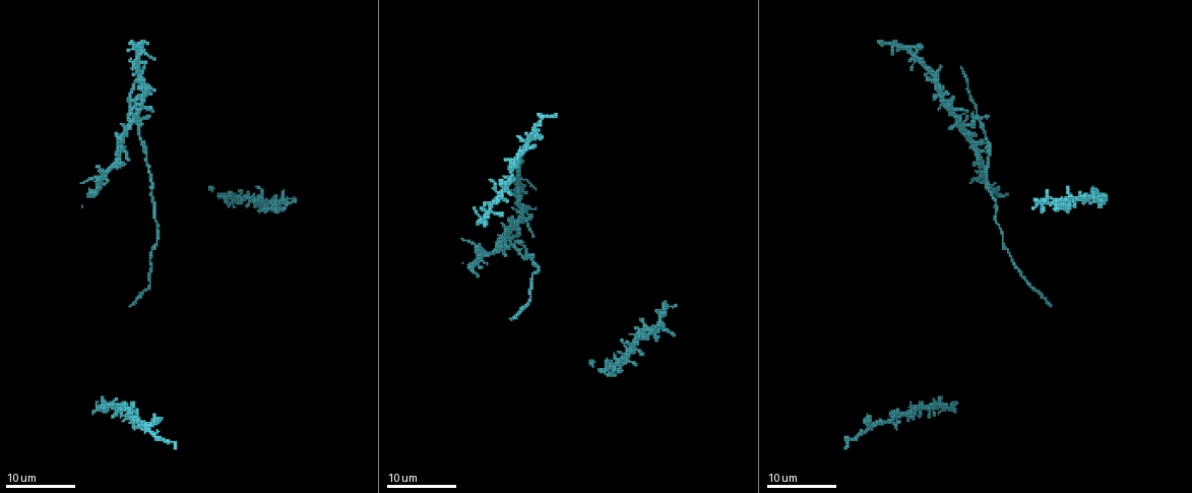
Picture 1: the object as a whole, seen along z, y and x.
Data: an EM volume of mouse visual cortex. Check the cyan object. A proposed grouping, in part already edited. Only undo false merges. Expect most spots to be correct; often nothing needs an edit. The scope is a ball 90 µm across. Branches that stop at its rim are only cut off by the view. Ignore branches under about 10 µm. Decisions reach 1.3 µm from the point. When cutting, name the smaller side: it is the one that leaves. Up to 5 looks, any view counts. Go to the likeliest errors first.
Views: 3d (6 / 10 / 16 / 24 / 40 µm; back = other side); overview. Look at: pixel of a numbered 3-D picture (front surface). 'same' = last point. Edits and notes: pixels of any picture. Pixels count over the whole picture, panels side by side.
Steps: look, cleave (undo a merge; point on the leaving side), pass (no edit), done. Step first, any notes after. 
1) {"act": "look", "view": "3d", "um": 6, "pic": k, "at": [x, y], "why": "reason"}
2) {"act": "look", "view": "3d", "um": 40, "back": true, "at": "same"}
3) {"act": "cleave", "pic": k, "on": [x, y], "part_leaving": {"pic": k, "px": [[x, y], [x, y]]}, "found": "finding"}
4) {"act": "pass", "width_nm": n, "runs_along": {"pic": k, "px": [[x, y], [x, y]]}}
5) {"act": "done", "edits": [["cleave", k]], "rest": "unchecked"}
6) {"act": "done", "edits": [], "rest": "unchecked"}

{"act": "look", "view": "3d", "um": 6, "pic": 1, "at": [958, 126], "why": "four arms meet"}

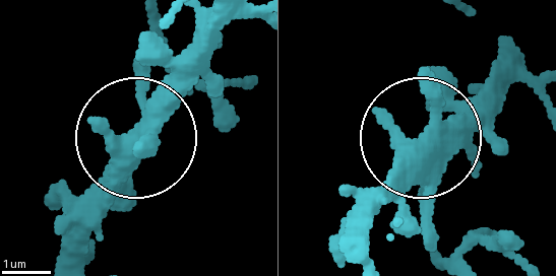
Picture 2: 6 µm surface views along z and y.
{"act": "pass", "side_arm_um": 16, "found": "all the same cell"}

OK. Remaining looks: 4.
{"act": "look", "view": "3d", "um": 6, "pic": 1, "at": [529, 134], "why": "thick turns thin"}

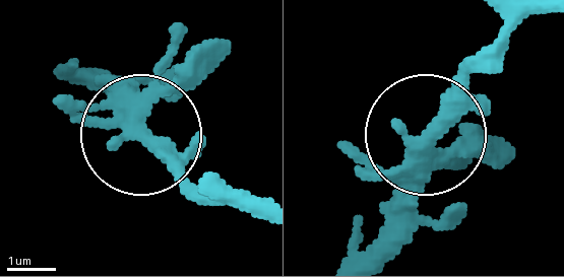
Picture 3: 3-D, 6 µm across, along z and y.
{"act": "look", "view": "3d", "um": 6, "back": true, "pic": 3, "at": [146, 135], "why": "other side"}

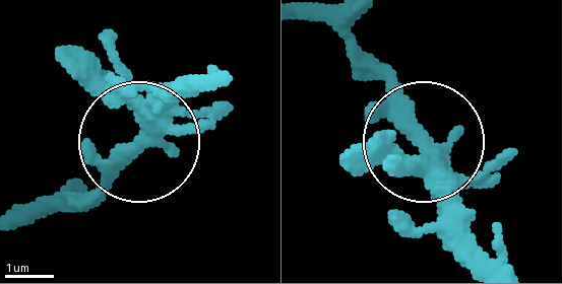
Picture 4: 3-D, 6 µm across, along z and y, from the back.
{"act": "pass", "found": "continuous, no second cell"}

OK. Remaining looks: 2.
{"act": "look", "view": "3d", "um": 10, "pic": 1, "at": [1001, 239], "why": "a narrow waist"}

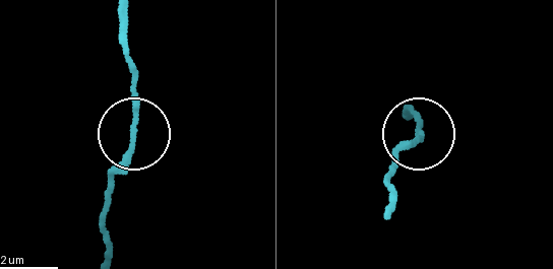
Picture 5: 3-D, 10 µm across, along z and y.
{"act": "look", "view": "3d", "um": 6, "pic": 5, "at": [131, 134]}

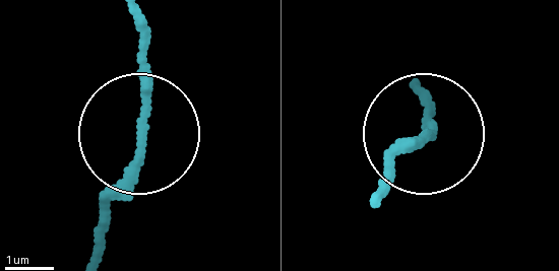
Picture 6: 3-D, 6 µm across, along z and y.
{"act": "pass", "runs_along": {"pic": 6, "px": [[91, 251], [108, 190], [140, 141], [140, 24]]}, "found": "continuous, no second cell"}

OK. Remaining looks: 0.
{"act": "done", "edits": [], "rest": "unchecked"}

